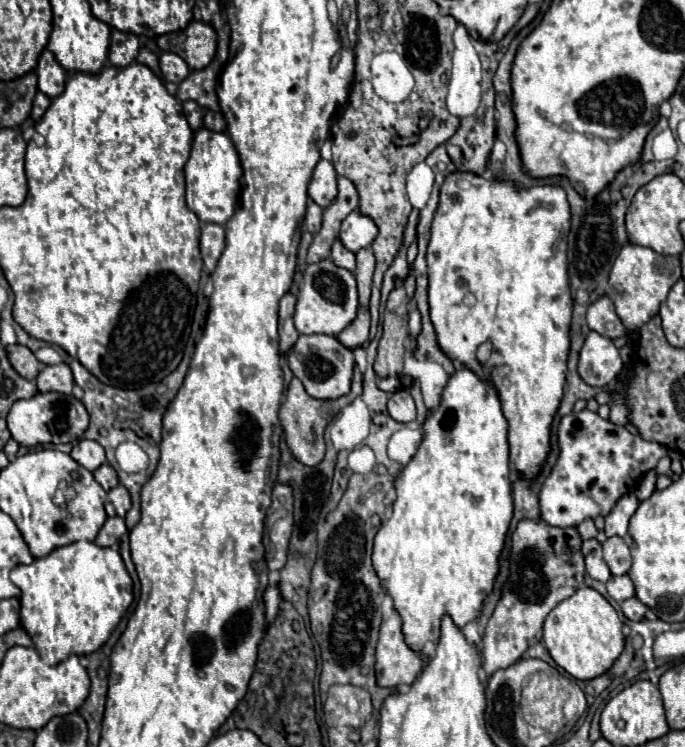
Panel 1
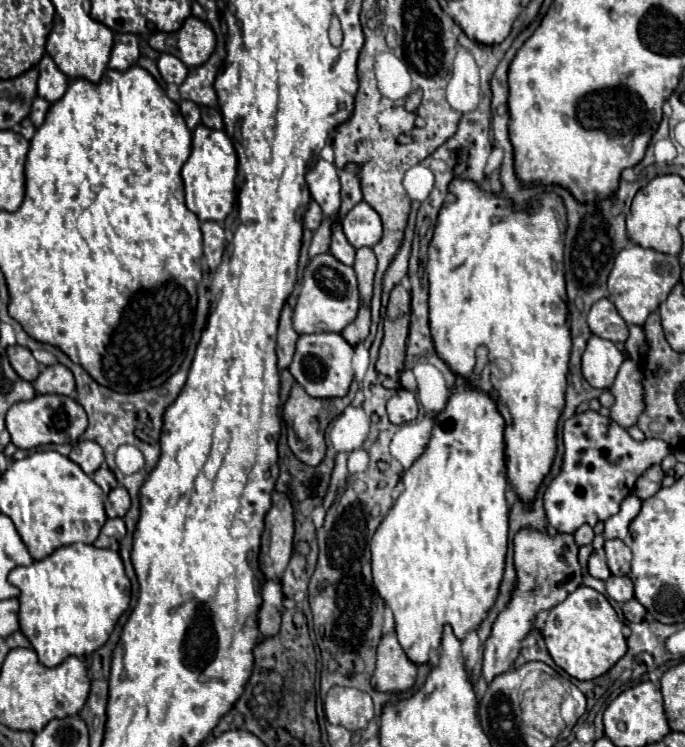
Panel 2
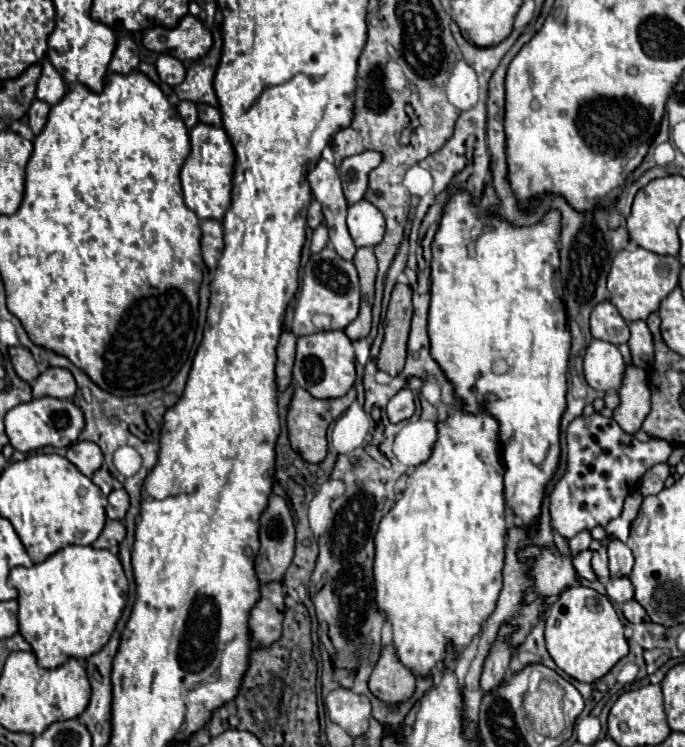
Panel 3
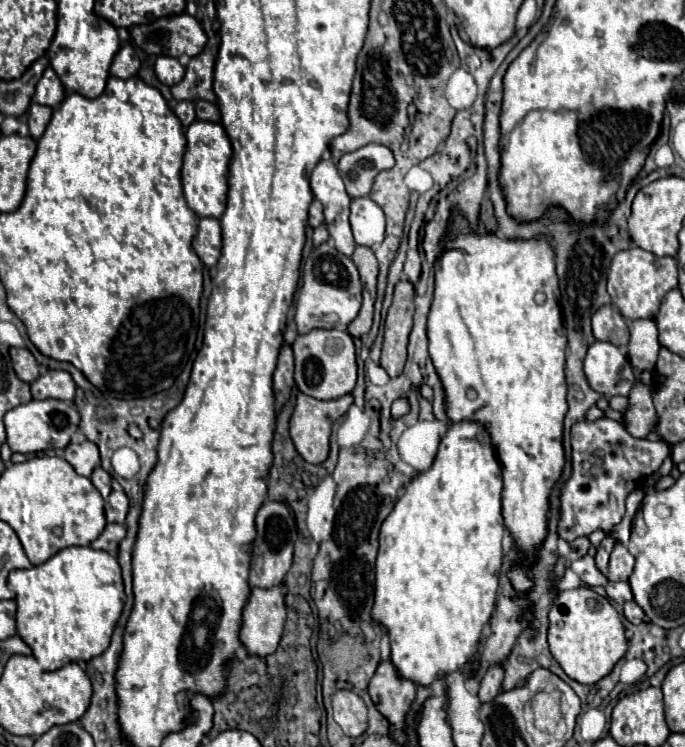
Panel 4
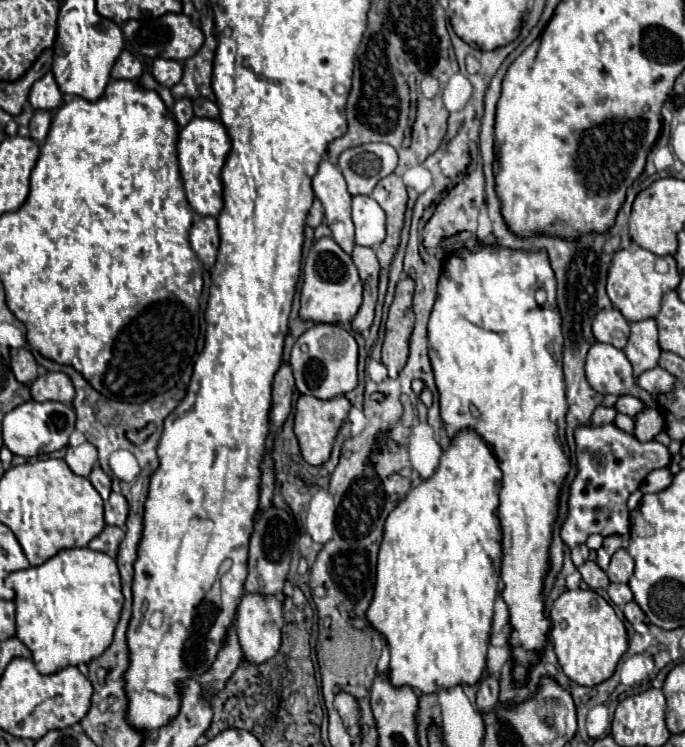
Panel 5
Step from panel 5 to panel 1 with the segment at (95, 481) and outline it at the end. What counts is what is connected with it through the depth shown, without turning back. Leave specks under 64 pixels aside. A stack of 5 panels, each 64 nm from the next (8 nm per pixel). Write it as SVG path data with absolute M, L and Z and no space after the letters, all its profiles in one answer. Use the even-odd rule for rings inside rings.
M102 464L98 470L94 470L94 478L106 492L112 490L114 486L118 486L118 476L116 476L114 468L108 464Z

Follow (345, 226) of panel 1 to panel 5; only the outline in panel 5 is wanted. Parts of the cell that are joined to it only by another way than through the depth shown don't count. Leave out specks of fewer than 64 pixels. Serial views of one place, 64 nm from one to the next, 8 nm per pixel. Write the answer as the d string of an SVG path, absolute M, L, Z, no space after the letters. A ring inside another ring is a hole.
M370 196L352 198L352 220L356 226L356 244L378 246L386 234L386 214Z

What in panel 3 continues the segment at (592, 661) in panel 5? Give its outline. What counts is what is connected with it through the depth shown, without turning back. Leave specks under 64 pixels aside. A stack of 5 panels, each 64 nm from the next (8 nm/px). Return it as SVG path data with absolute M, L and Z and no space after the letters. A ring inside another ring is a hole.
M588 586L568 588L552 602L546 618L546 648L558 668L578 682L588 684L608 674L610 668L628 654L624 624L620 622L614 606L606 596Z

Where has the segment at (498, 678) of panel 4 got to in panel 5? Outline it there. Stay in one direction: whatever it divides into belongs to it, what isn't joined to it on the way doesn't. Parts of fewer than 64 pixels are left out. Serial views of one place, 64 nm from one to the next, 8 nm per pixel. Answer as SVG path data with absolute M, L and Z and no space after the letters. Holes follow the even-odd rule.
M488 676L480 682L478 694L476 694L476 708L480 714L488 712L488 708L494 708L498 704L498 680Z

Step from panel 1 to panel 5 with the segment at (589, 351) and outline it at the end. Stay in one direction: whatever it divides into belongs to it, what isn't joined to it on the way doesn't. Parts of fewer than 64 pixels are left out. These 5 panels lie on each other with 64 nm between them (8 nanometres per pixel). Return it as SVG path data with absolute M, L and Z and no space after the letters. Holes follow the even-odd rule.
M596 342L586 356L588 384L600 394L632 394L647 406L658 408L657 402L645 390L636 386L632 366L622 350Z

